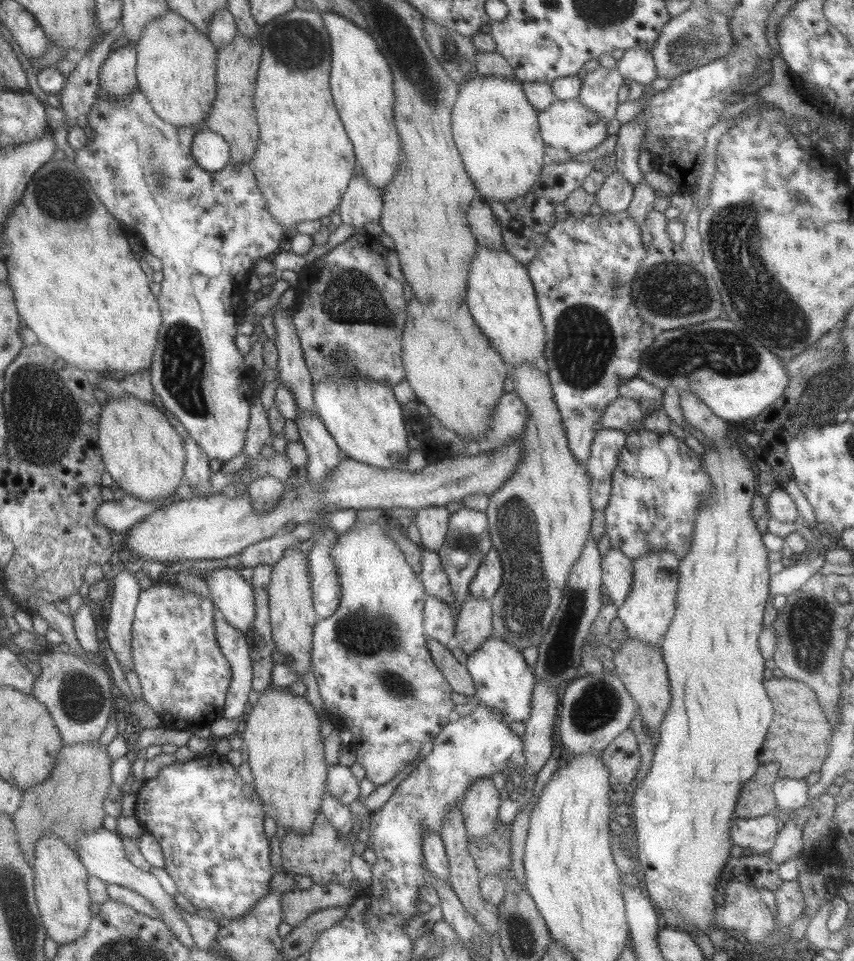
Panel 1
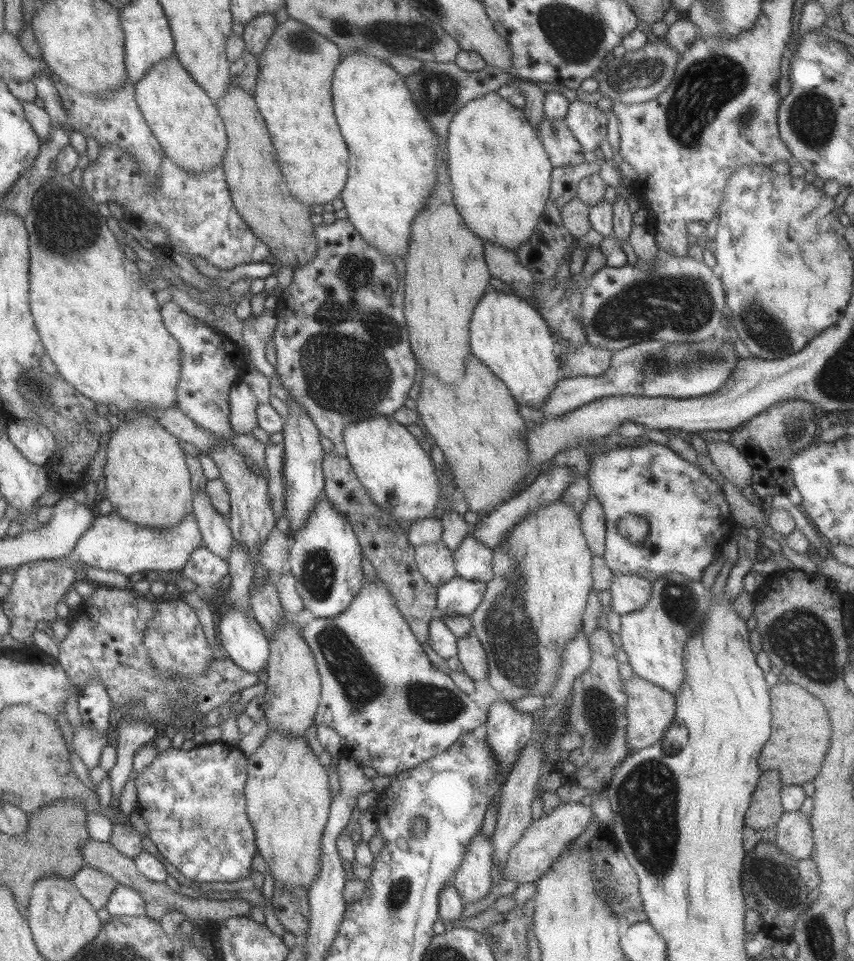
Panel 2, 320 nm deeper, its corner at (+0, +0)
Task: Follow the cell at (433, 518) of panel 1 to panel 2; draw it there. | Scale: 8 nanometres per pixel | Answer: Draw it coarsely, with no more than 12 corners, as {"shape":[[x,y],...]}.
{"shape":[[441,540],[414,548],[417,570],[431,586],[456,575]]}

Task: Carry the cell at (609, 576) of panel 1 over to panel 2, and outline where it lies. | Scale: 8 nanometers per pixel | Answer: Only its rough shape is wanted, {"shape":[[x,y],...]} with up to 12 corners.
{"shape":[[613,574],[609,606],[617,614],[641,610],[652,582]]}

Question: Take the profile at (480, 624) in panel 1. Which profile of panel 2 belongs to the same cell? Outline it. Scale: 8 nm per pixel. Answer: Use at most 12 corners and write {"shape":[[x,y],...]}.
{"shape":[[473,633],[456,639],[463,673],[486,680],[486,652]]}

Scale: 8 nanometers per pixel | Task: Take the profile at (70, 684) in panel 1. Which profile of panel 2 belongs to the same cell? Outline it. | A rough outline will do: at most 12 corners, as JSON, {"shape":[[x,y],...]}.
{"shape":[[78,727],[71,746],[89,771],[108,743],[104,734]]}

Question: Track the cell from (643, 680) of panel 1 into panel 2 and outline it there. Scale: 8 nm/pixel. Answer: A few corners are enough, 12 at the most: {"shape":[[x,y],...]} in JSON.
{"shape":[[635,674],[622,681],[626,747],[646,750],[674,719],[674,696]]}

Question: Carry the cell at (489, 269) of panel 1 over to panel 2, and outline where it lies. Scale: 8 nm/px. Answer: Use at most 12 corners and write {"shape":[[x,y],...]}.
{"shape":[[489,287],[470,354],[516,404],[541,407],[561,375],[535,307]]}

